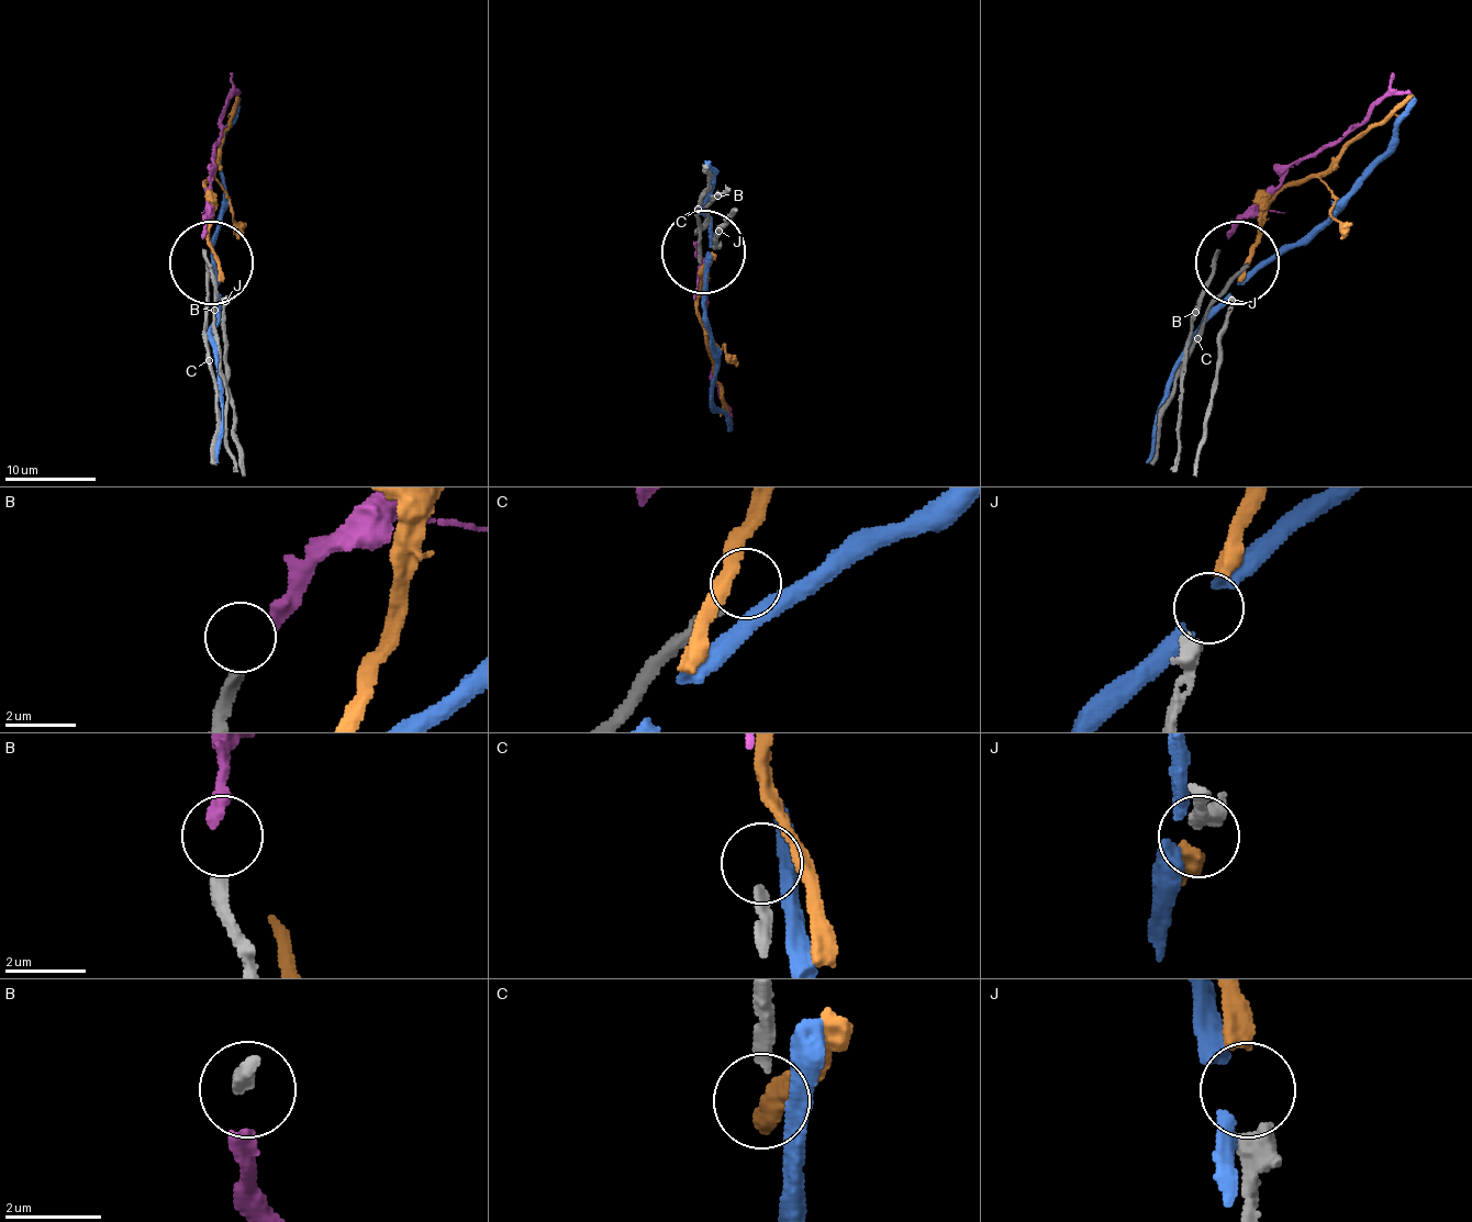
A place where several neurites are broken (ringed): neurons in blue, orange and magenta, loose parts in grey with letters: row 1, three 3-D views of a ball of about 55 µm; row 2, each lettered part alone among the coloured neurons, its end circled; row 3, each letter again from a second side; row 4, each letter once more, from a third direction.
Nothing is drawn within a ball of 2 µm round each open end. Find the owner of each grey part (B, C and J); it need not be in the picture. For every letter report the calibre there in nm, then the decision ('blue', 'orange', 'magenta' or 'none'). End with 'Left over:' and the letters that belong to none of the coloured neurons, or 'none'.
B: calibre 320 nm; magenta
C: calibre 300 nm; none
J: calibre 500 nm; orange
Left over: C

